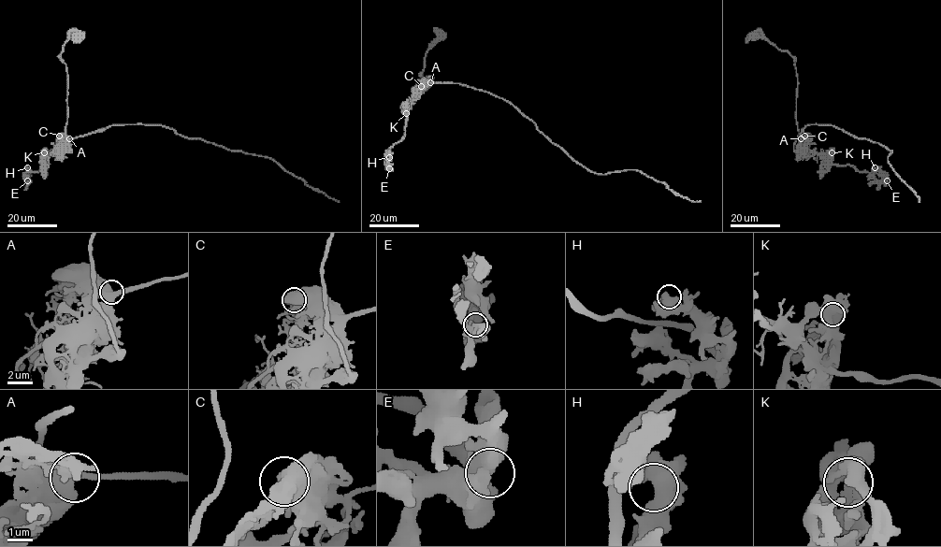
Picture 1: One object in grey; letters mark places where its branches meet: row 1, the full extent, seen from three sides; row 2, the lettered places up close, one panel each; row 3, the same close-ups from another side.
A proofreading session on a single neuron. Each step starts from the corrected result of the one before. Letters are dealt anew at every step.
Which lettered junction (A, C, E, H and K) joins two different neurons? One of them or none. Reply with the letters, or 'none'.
K

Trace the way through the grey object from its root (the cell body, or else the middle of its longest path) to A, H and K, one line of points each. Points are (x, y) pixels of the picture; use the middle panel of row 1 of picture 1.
A: (441, 35), (425, 57), (422, 76), (429, 79), (429, 78), (427, 81), (431, 76), (430, 82)
H: (441, 35), (425, 57), (422, 76), (432, 78), (408, 107), (405, 136), (385, 153), (390, 168), (389, 157)
K: (441, 35), (425, 57), (422, 76), (429, 78), (427, 81), (432, 78), (424, 83), (406, 113)

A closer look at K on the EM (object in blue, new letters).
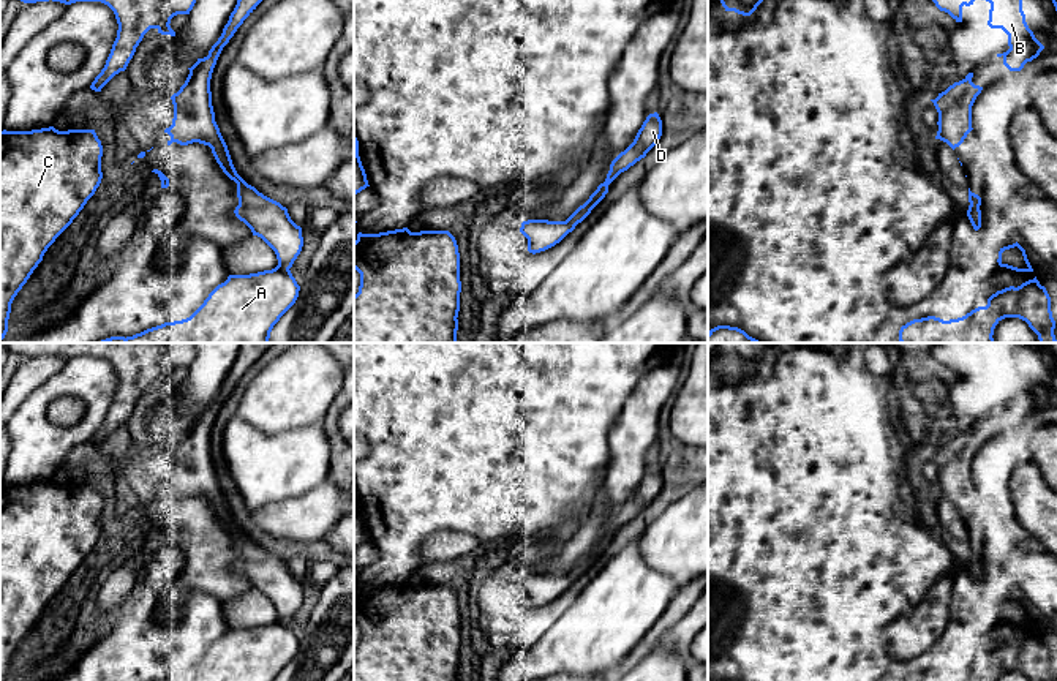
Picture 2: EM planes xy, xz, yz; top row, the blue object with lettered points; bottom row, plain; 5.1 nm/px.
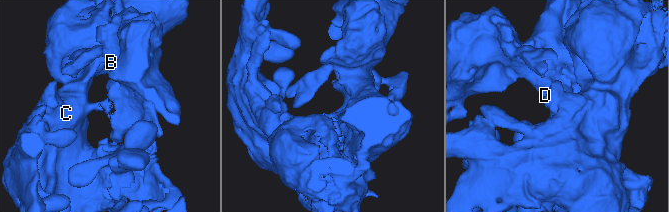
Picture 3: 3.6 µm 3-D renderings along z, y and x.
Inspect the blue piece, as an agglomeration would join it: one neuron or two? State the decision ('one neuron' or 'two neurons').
two neurons

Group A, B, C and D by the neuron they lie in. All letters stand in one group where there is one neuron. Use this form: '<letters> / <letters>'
A B C / D

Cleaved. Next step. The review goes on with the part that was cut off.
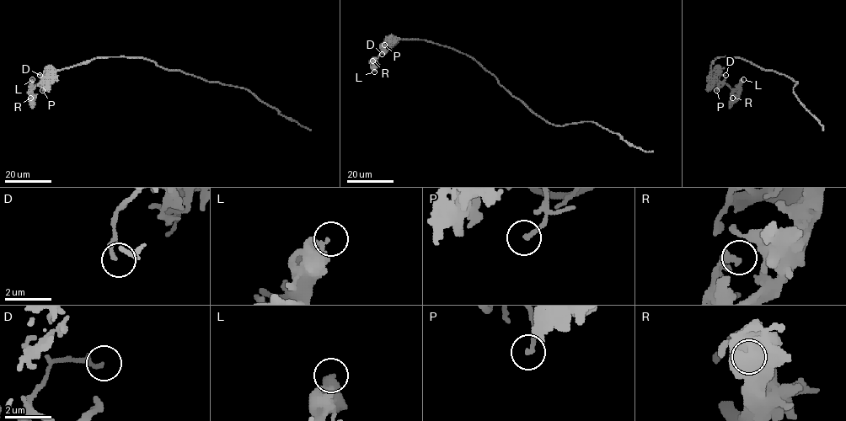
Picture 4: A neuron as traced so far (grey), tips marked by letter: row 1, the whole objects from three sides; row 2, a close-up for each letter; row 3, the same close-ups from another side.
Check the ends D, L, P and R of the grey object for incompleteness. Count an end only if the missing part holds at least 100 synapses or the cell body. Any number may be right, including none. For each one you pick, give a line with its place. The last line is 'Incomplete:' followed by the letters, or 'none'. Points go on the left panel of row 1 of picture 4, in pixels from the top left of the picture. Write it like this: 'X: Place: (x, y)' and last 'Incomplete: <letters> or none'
Incomplete: none

